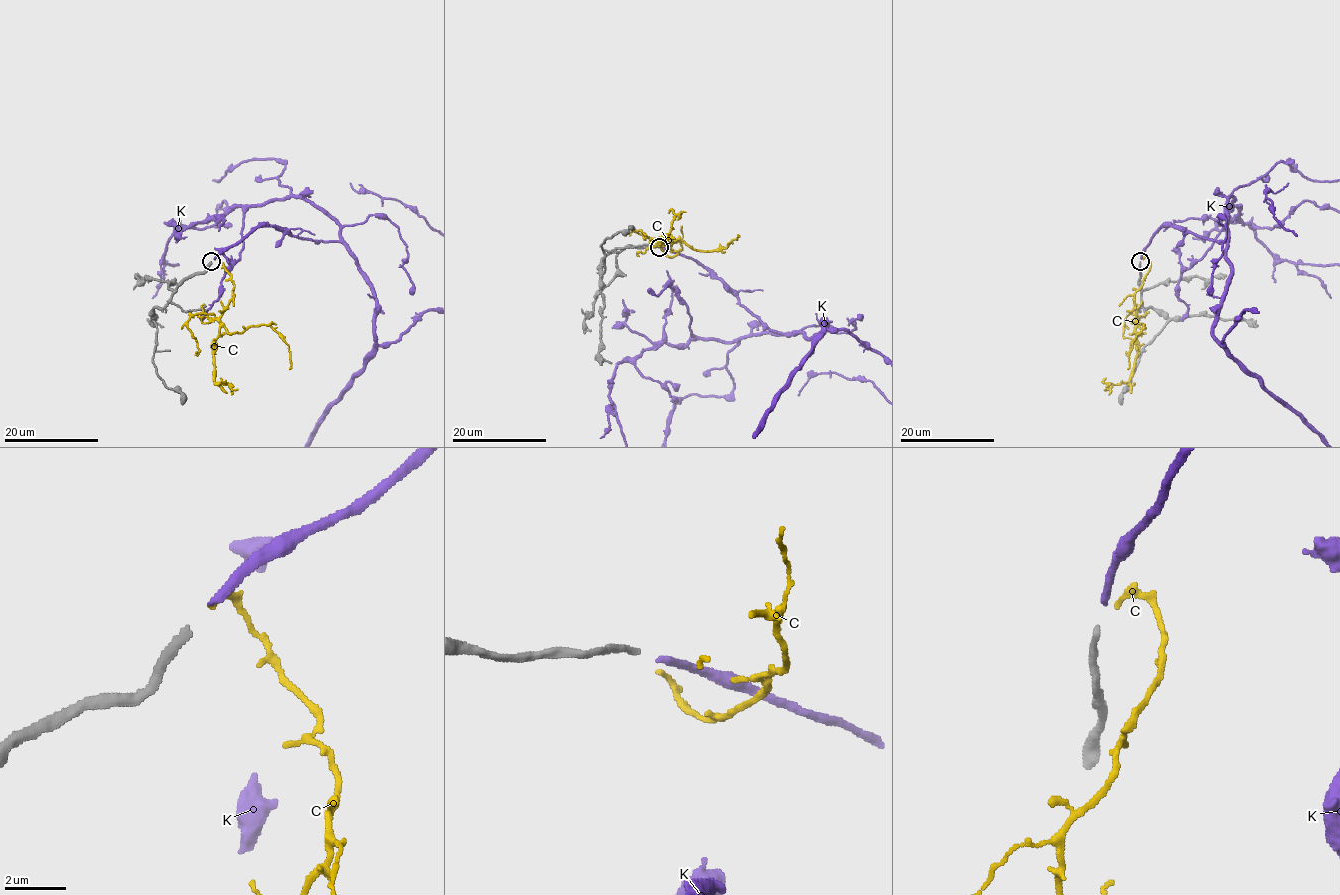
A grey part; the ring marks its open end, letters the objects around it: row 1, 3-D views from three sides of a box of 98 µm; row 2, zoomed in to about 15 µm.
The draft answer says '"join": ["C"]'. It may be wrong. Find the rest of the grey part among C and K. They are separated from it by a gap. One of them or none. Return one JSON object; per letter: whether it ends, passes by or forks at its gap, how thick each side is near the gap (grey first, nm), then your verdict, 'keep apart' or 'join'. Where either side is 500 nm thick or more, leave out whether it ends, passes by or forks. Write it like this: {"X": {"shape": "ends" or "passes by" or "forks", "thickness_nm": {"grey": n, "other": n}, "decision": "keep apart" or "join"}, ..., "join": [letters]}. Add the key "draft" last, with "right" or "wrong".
{"C": {"shape": "ends", "thickness_nm": {"grey": 240, "other": 180}, "decision": "keep apart"}, "K": {"shape": "ends", "thickness_nm": {"grey": 240, "other": 240}, "decision": "join"}, "join": ["K"], "draft": "wrong"}

